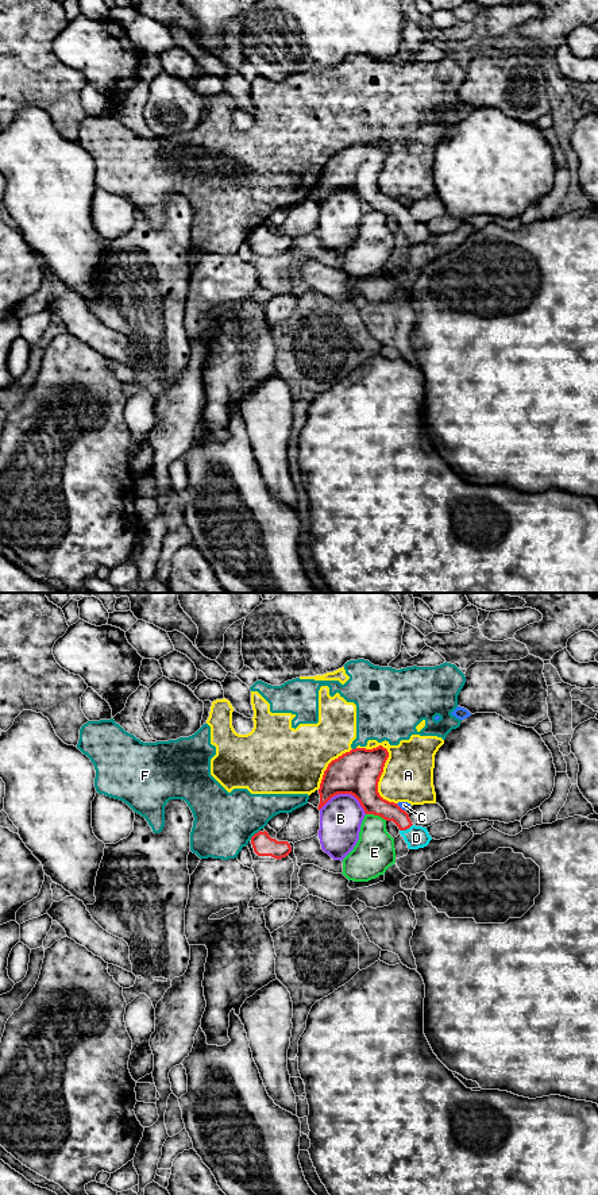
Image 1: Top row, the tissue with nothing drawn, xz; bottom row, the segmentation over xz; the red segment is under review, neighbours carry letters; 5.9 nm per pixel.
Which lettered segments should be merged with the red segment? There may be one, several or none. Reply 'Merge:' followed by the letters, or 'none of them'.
Merge: D

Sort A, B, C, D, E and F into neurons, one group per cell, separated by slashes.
A F / B / C / D / E

